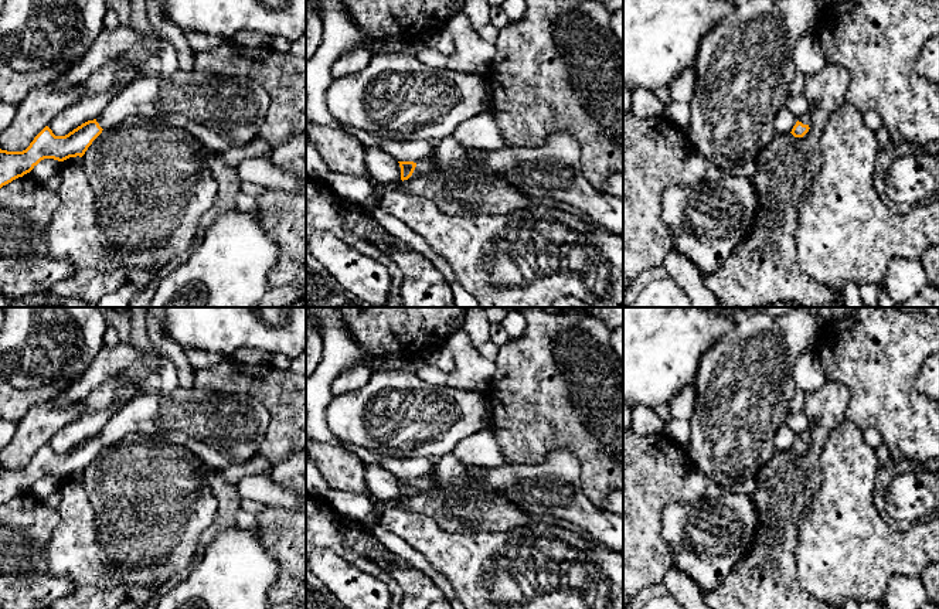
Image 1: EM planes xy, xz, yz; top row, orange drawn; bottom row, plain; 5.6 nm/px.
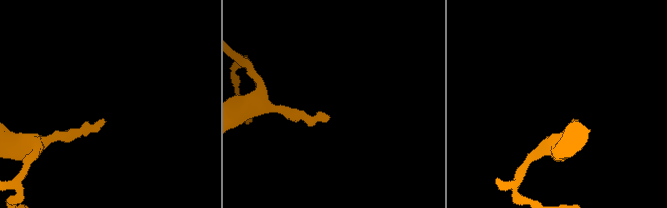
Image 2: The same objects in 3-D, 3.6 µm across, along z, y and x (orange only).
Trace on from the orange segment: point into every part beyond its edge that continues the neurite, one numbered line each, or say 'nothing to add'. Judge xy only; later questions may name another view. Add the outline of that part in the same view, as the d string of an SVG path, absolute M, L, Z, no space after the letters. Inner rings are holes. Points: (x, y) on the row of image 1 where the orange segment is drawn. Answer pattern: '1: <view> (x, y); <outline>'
1: xy (223, 112); M177 69L170 75L142 75L127 84L106 105L96 122L102 129L109 129L132 116L161 120L191 133L210 152L227 152L254 142L269 109L271 95L255 79Z

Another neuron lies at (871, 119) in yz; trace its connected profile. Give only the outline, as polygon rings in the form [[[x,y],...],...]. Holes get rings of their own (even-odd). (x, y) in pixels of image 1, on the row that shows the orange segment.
[[[872,110],[863,112],[863,120],[865,126],[872,132],[877,132],[881,127],[885,127],[880,115]]]

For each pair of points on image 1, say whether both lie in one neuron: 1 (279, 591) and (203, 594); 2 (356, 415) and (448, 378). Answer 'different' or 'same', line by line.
1: different
2: different

